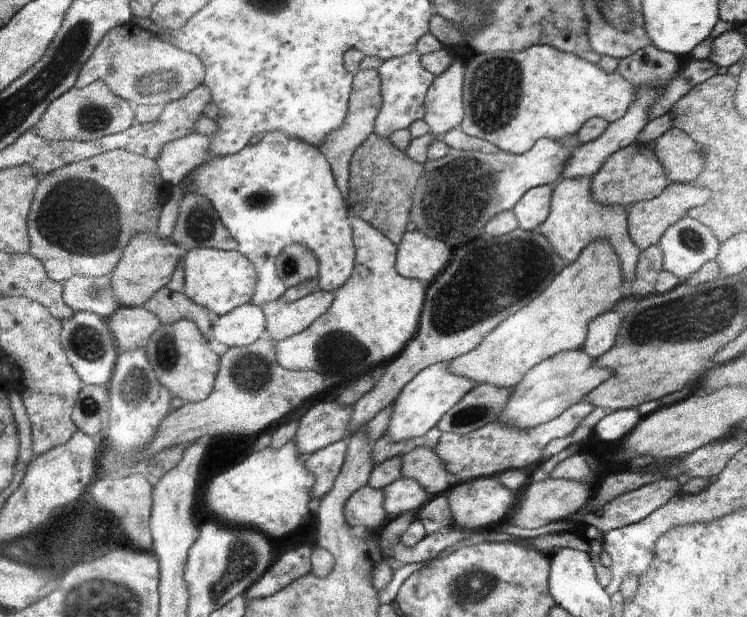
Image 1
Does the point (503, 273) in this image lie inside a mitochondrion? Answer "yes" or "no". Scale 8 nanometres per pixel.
yes

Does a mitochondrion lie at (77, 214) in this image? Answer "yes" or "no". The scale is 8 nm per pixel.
yes

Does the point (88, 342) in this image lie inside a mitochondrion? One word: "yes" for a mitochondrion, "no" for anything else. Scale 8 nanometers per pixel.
yes

